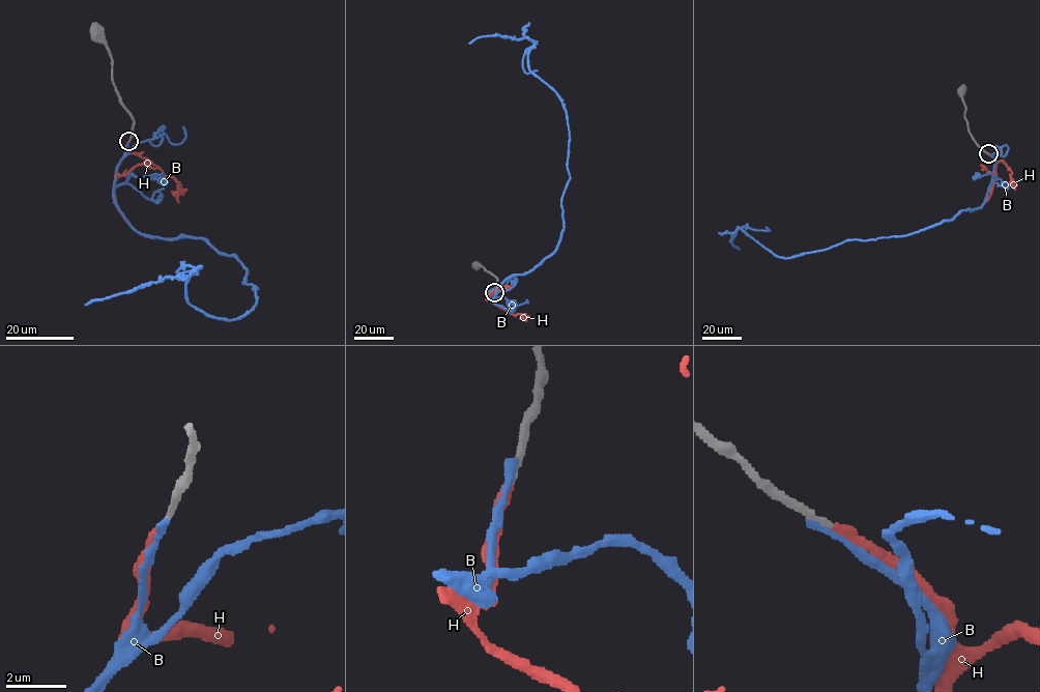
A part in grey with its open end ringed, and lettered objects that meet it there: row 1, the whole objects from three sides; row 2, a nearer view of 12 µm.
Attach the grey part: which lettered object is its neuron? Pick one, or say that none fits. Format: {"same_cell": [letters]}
{"same_cell": ["H"]}

